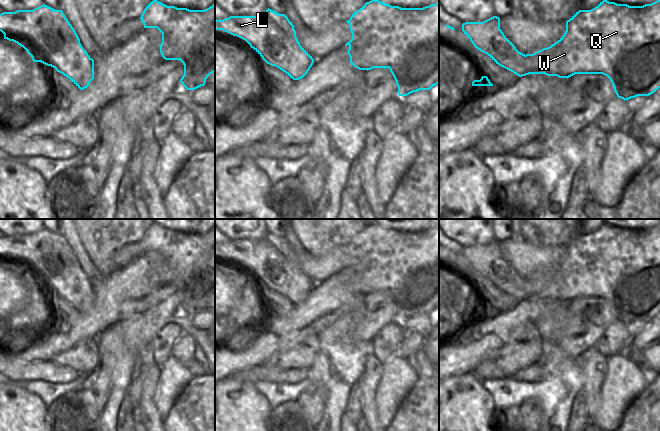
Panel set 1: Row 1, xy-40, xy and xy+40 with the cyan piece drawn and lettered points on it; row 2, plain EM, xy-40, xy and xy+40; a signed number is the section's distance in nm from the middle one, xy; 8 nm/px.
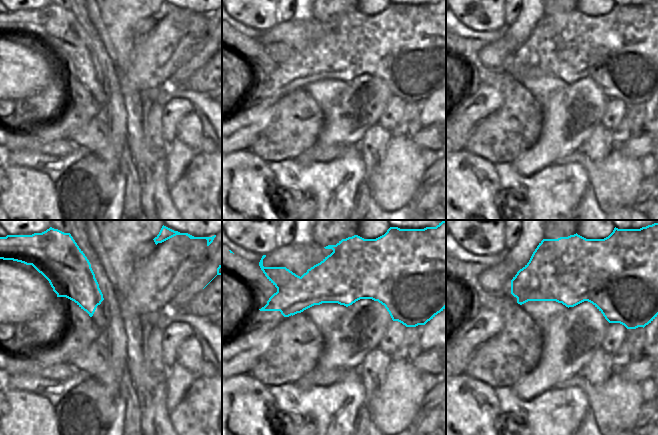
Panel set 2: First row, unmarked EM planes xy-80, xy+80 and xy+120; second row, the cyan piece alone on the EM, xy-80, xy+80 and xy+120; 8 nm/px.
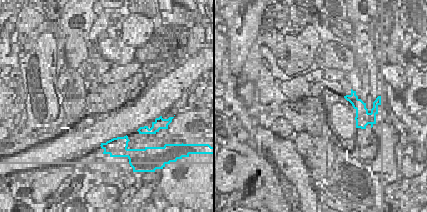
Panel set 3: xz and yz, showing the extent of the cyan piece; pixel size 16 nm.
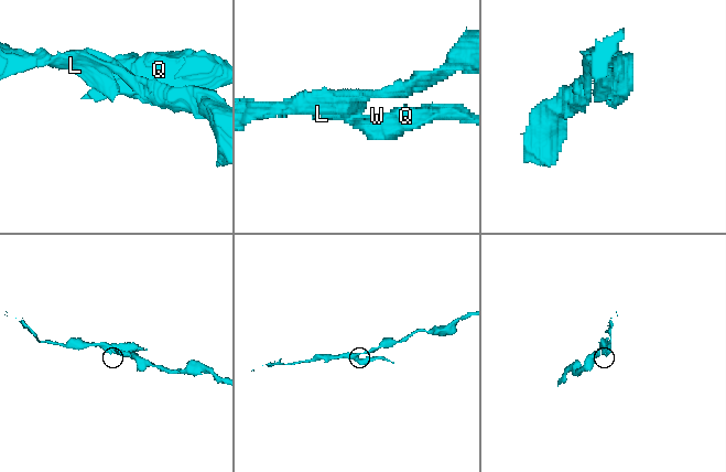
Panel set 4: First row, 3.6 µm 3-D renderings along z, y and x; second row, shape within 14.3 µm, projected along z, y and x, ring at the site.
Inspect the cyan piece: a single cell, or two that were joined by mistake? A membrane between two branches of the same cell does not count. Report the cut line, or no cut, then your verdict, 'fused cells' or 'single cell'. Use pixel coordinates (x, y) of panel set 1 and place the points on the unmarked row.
cut xy+40 (524, 279), (526, 298); fused cells

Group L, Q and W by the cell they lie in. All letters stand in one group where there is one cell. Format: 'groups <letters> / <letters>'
groups L / Q W

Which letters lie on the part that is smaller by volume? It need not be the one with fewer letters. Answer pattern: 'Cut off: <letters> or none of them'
Cut off: Q, W

